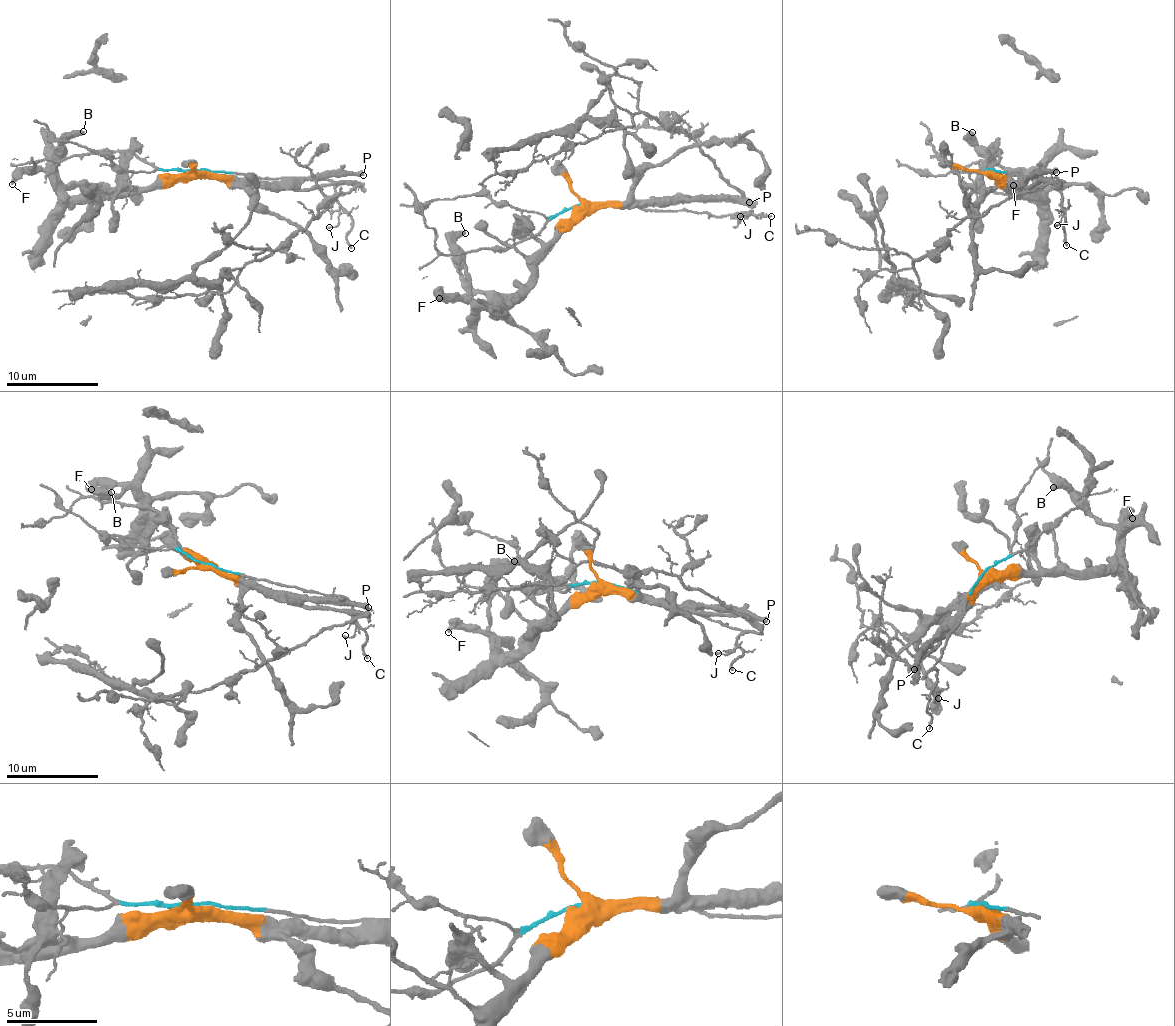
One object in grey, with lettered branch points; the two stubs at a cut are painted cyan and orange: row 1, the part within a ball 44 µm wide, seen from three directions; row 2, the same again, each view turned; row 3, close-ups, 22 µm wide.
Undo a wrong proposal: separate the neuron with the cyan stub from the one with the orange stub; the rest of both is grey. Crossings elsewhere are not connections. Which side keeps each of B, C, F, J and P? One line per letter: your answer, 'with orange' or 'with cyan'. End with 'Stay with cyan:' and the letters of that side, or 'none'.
B: with orange
C: with cyan
F: with orange
J: with cyan
P: with orange
Stay with cyan: C, J

